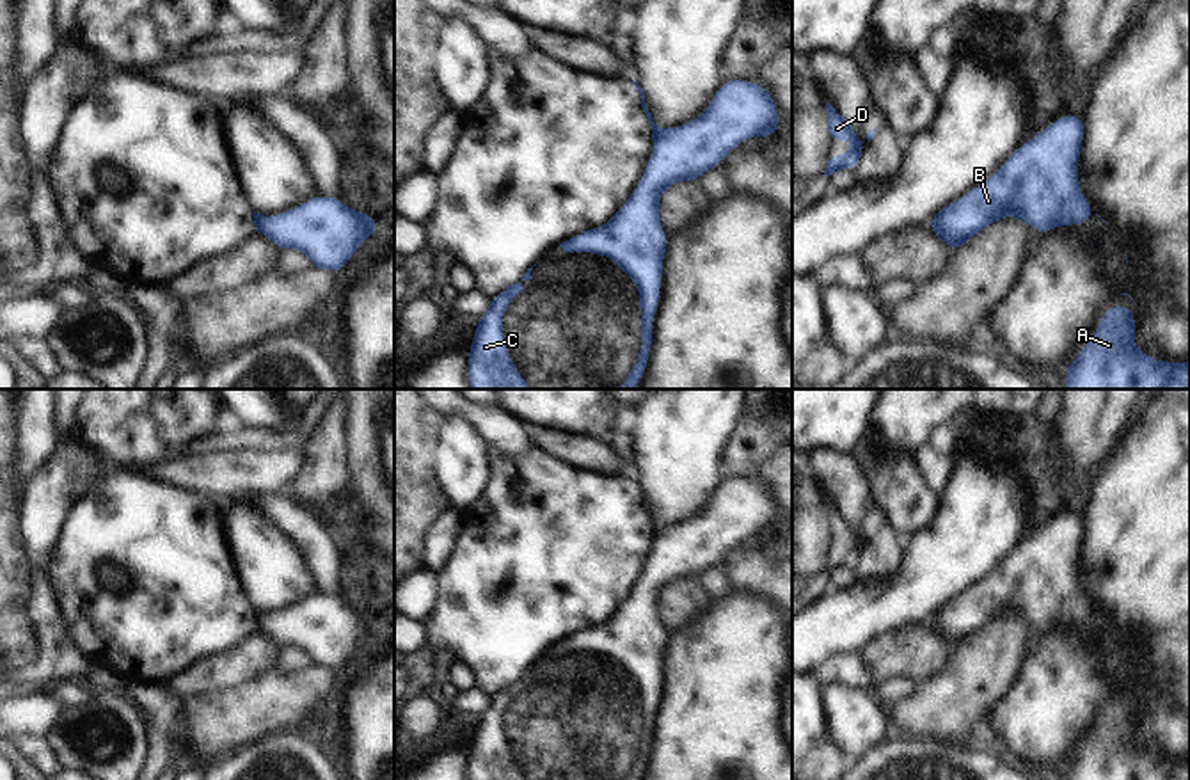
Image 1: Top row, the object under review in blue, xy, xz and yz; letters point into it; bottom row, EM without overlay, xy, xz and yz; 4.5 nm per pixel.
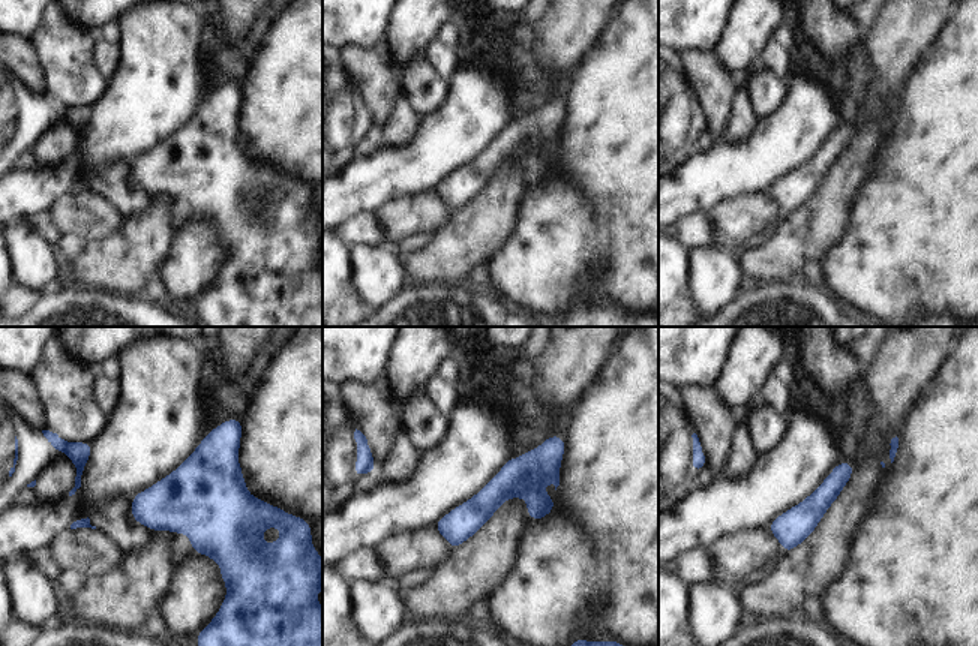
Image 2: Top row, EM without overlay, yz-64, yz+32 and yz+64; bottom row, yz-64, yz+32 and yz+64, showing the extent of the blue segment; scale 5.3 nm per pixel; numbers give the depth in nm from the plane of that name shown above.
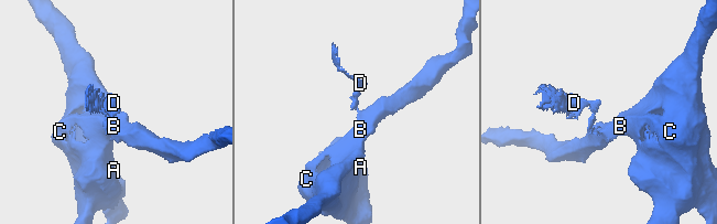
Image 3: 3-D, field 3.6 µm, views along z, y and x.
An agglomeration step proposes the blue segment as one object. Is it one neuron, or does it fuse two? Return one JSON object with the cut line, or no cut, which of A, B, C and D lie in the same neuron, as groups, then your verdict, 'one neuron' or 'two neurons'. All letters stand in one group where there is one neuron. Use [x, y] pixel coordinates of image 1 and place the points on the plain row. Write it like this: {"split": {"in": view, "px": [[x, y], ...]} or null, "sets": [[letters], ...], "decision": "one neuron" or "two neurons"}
{"split": {"in": "xz", "px": [[661, 528], [656, 541]]}, "sets": [["A", "B", "C"], ["D"]], "decision": "two neurons"}

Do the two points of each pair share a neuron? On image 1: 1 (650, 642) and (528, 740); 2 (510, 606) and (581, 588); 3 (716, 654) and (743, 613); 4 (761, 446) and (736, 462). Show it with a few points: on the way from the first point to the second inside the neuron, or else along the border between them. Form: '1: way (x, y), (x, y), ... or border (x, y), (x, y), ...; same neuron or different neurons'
1: way (631, 677), (624, 692), (604, 695), (563, 736); same neuron
2: way (528, 599), (563, 601); same neuron
3: way (727, 644), (743, 624); same neuron
4: way (755, 446), (741, 457); same neuron

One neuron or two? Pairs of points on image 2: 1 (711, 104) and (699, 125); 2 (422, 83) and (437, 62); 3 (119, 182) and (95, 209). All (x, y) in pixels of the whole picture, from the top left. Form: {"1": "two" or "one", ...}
{"1": "two", "2": "two", "3": "two"}

